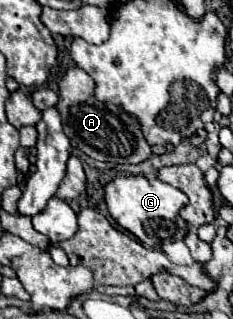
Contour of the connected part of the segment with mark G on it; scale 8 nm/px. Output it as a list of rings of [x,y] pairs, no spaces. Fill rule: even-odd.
[[[128,175],[128,177],[116,177],[106,185],[106,205],[112,215],[112,219],[126,231],[130,231],[134,237],[138,237],[148,247],[162,247],[164,243],[182,241],[188,233],[188,223],[180,217],[180,209],[186,207],[188,197],[168,185],[160,179],[146,179],[142,175]]]

